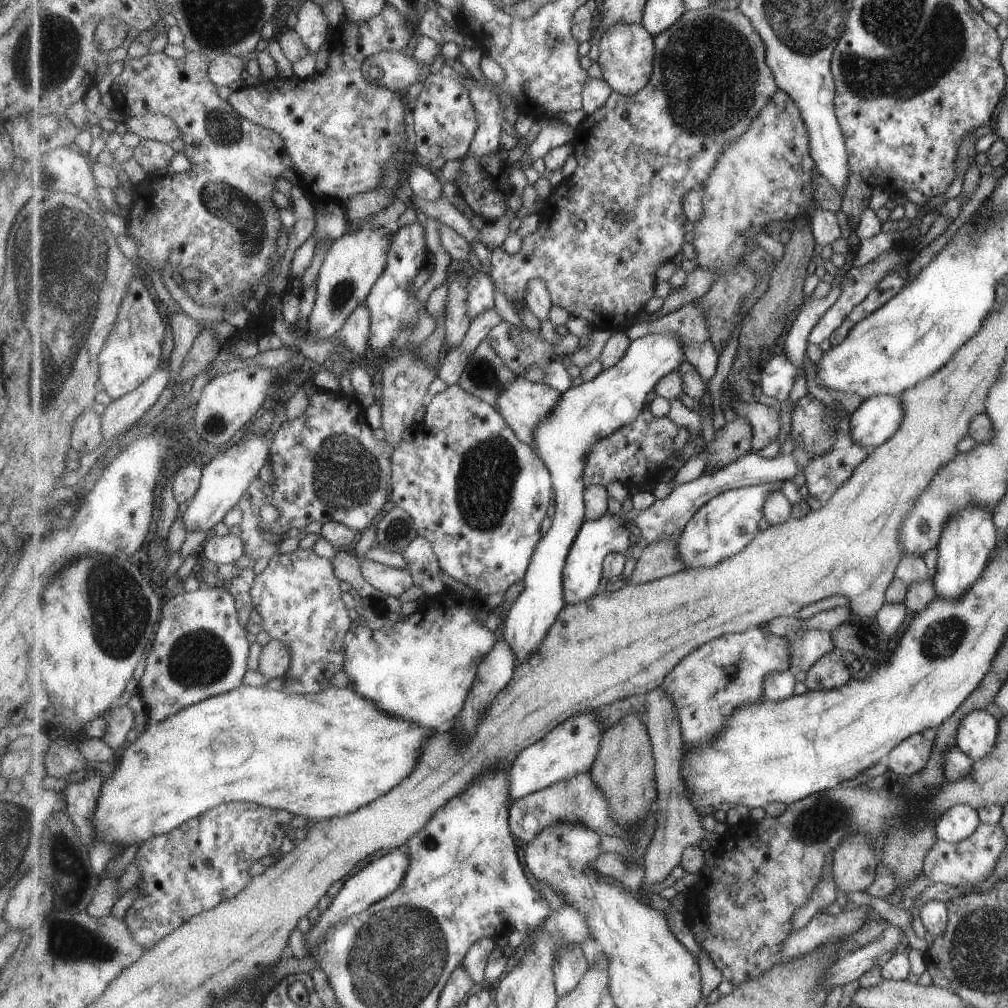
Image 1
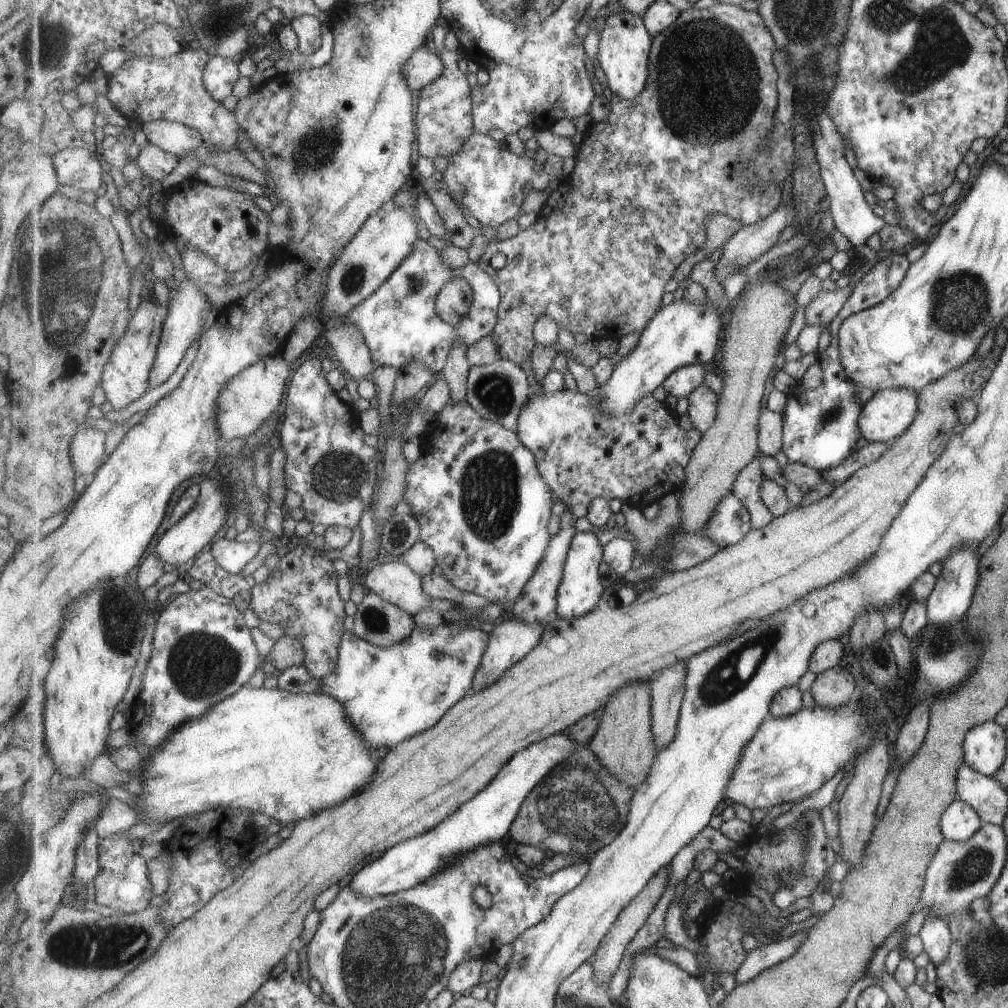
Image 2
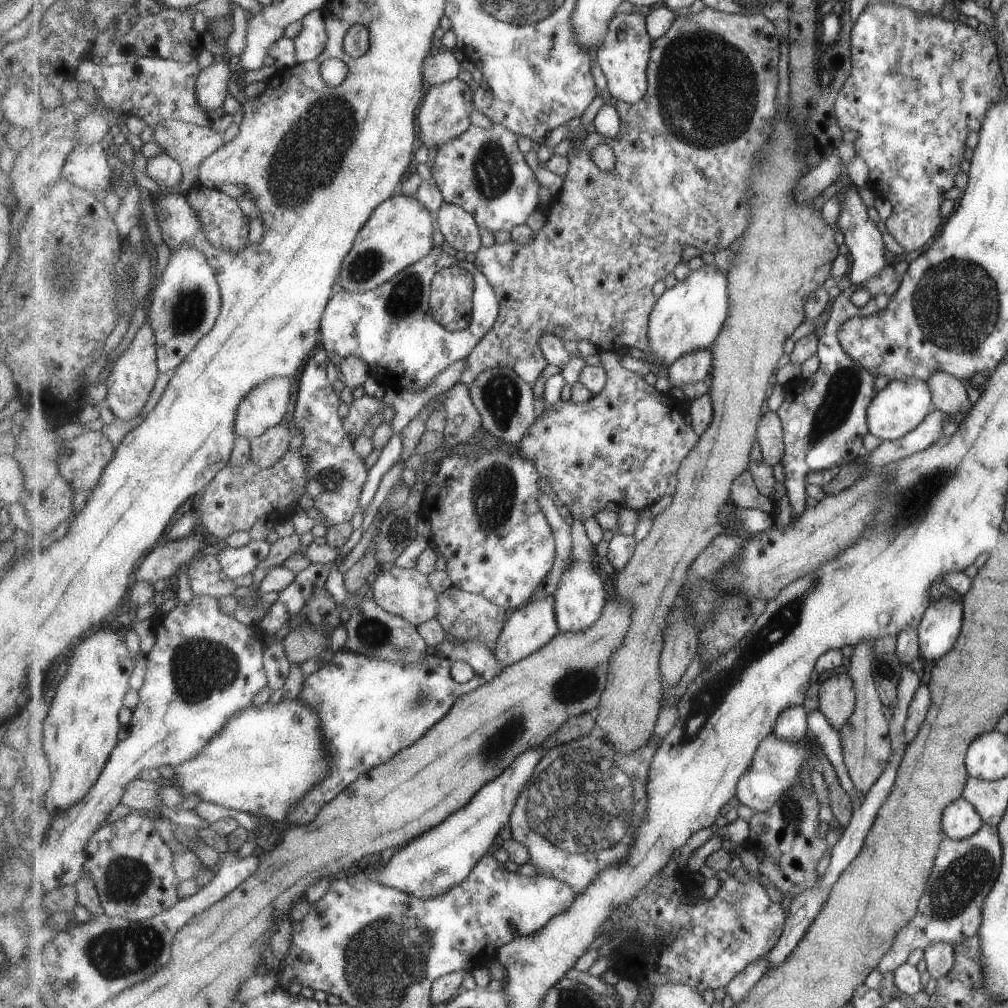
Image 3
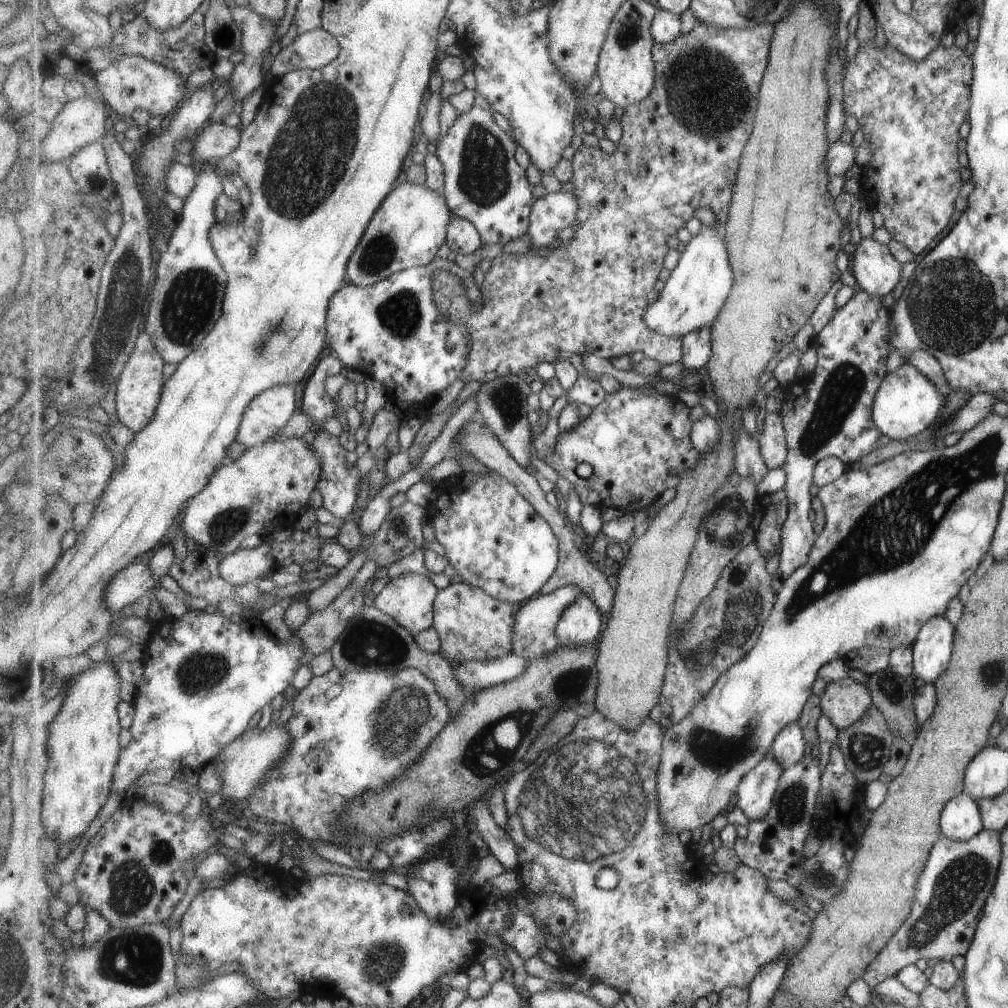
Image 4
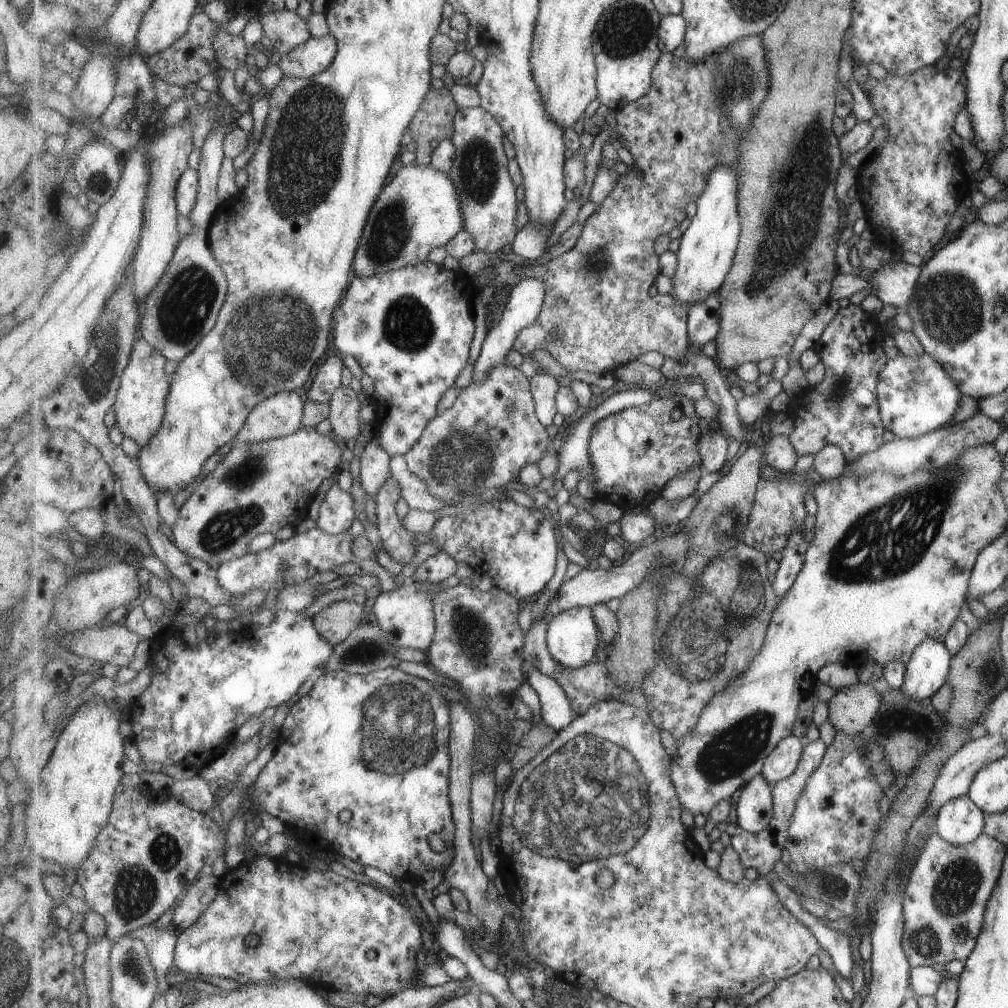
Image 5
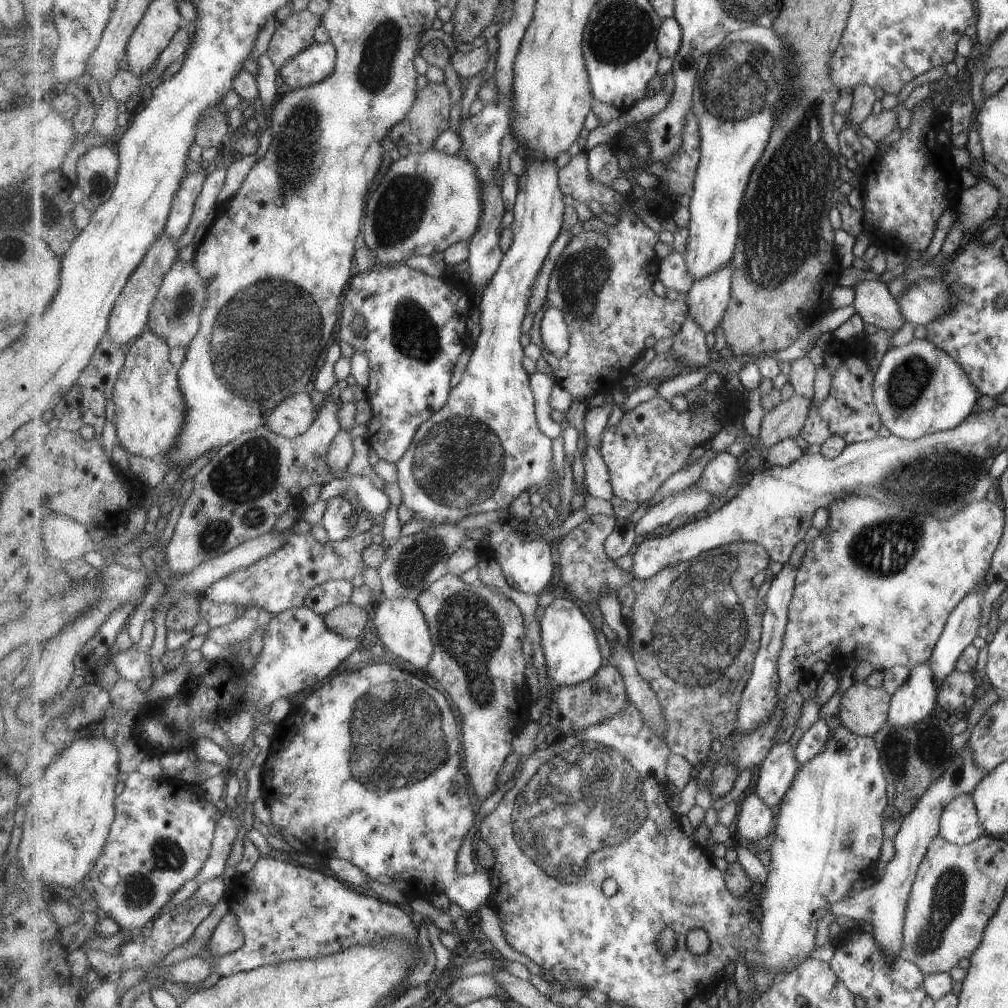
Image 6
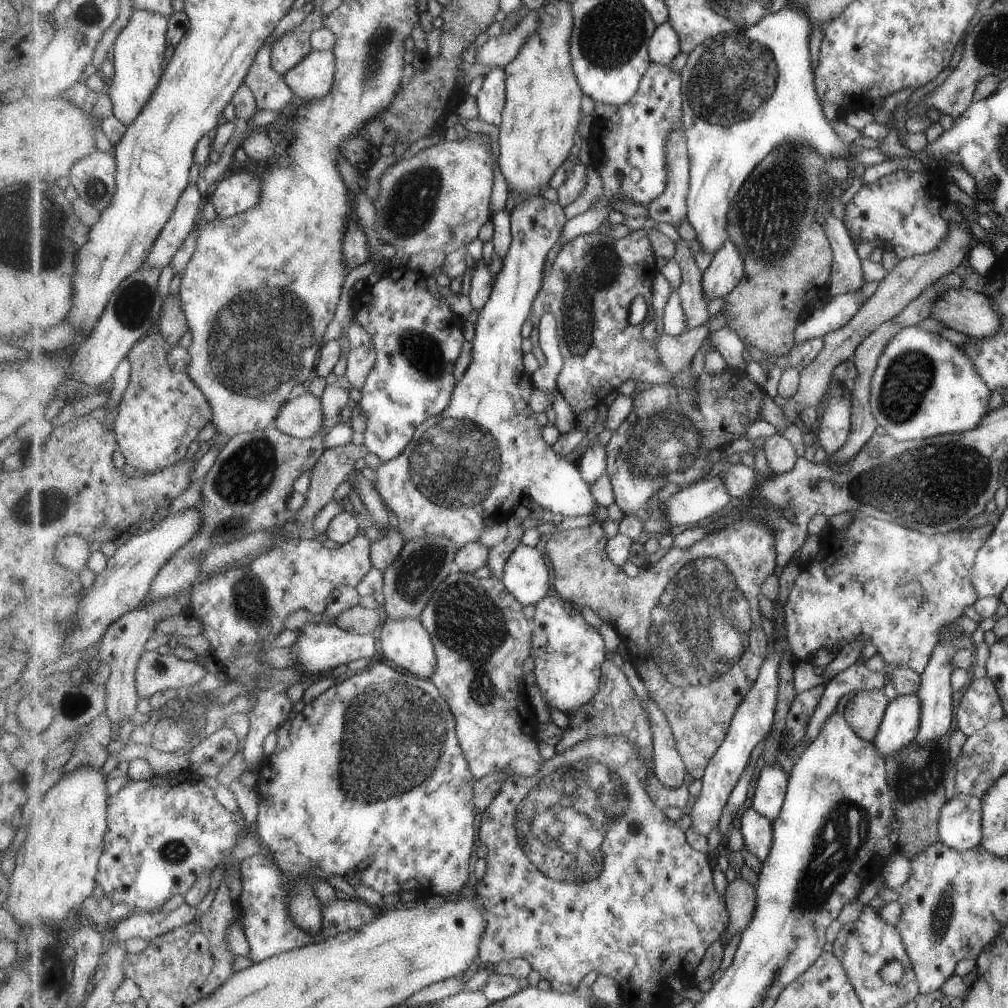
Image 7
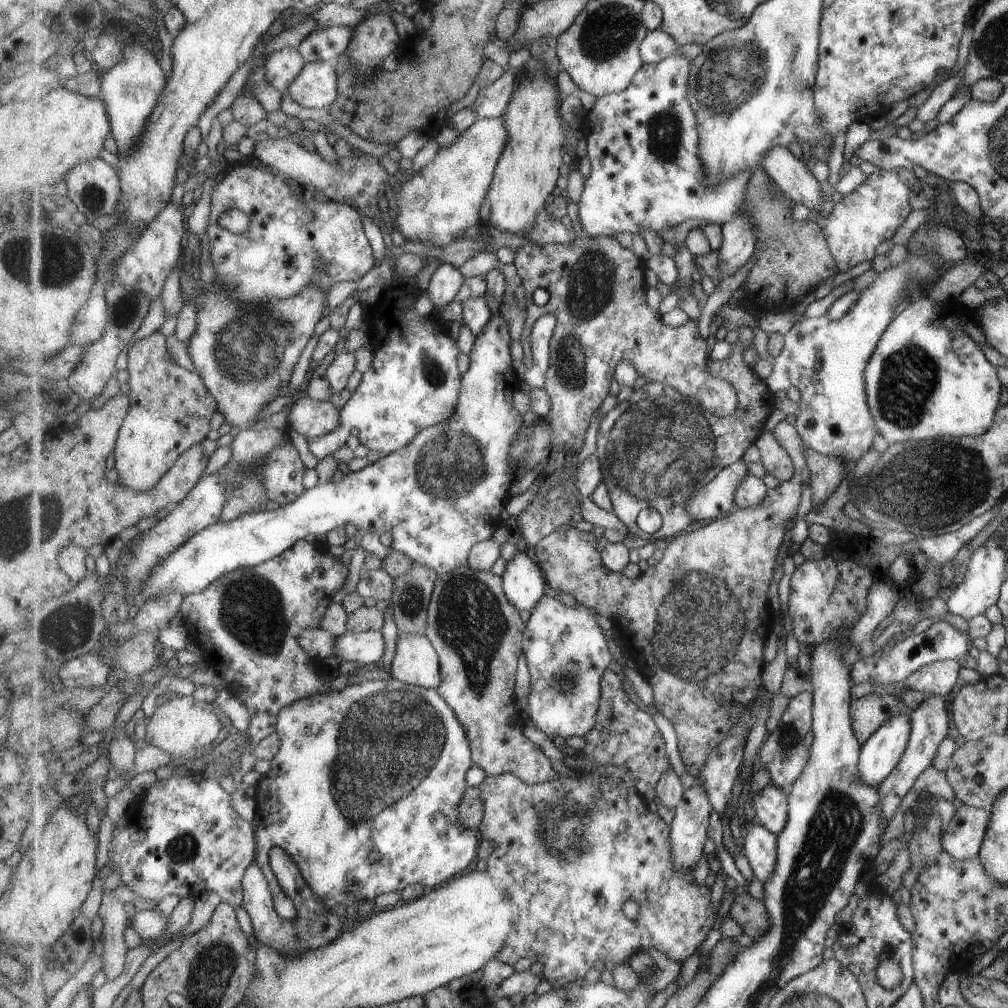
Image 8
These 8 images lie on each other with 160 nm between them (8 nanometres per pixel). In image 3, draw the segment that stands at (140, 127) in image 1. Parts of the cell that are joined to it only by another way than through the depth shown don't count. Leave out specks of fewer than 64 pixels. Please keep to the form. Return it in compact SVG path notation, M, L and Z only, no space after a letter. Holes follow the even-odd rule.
M174 119L163 120L158 125L152 127L154 129L154 141L164 150L164 153L175 158L185 169L184 179L181 180L181 184L177 184L177 186L173 186L173 188L161 187L162 194L175 193L184 196L188 195L193 187L199 185L199 170L201 170L201 164L203 164L207 158L210 158L212 154L215 154L217 150L225 146L223 133L212 130L210 127L201 127Z

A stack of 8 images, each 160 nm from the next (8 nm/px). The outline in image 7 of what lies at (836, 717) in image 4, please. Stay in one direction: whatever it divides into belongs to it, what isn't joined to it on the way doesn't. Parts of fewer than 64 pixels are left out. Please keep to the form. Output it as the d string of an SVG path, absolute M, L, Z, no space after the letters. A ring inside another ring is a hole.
M881 689L858 690L845 704L842 716L858 737L872 742L888 706L889 698Z

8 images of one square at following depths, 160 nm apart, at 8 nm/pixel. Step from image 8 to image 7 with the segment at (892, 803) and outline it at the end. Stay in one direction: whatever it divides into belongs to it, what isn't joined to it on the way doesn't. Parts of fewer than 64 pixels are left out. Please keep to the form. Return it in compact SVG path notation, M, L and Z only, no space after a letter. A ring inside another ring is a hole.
M962 636L953 638L952 640L939 641L939 644L934 648L928 660L928 664L924 671L921 672L921 687L915 693L918 697L921 709L921 723L918 727L918 735L915 736L914 743L918 746L922 746L929 740L940 738L943 734L949 730L951 724L951 716L953 716L953 708L951 708L951 695L952 691L950 688L950 675L953 670L949 660L951 660L951 654L955 650L960 649L973 649L973 642L970 636Z

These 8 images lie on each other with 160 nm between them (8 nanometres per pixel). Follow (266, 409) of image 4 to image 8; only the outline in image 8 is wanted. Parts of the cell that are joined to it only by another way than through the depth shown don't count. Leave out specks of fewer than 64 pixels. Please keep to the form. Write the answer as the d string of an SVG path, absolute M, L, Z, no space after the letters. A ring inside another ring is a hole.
M305 396L294 401L288 418L289 429L311 440L335 430L342 416L341 410L337 410L333 402Z

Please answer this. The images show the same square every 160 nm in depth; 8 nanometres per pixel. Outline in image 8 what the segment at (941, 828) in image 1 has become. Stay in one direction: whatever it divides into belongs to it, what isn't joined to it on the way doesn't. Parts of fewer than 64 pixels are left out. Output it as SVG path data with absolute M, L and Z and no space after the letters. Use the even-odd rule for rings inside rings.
M971 805L957 807L942 829L942 850L957 860L973 858L978 854L989 822L989 810Z

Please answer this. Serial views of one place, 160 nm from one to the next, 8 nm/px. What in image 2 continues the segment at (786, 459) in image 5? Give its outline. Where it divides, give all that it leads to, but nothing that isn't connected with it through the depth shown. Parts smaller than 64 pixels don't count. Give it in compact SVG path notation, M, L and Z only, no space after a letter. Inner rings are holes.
M767 408L759 416L759 440L761 453L776 457L784 448L784 416Z

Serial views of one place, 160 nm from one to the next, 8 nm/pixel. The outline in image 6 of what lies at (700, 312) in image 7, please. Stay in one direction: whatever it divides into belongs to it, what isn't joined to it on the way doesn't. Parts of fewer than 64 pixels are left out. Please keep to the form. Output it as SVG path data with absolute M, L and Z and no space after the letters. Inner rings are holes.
M689 308L686 323L683 324L683 328L673 338L673 354L677 358L685 360L687 362L686 366L689 368L707 366L714 356L712 350L707 346L707 342L705 342L705 336L707 336L707 332L693 318L691 308Z

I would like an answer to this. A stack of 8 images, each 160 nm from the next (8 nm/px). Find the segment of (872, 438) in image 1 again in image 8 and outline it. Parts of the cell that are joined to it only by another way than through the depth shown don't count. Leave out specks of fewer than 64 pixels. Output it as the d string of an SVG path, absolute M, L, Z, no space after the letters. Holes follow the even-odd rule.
M927 296L903 305L883 331L866 364L866 403L874 427L889 444L944 436L974 437L982 435L993 422L1001 390L995 368L981 356L979 346L962 331L960 320L949 308L950 305L941 305Z

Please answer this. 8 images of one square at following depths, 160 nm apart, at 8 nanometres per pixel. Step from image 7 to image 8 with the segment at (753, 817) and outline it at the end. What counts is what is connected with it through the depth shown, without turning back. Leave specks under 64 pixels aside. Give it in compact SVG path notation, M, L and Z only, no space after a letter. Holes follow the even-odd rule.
M761 822L751 823L743 845L753 876L763 884L770 881L778 868L778 835Z

